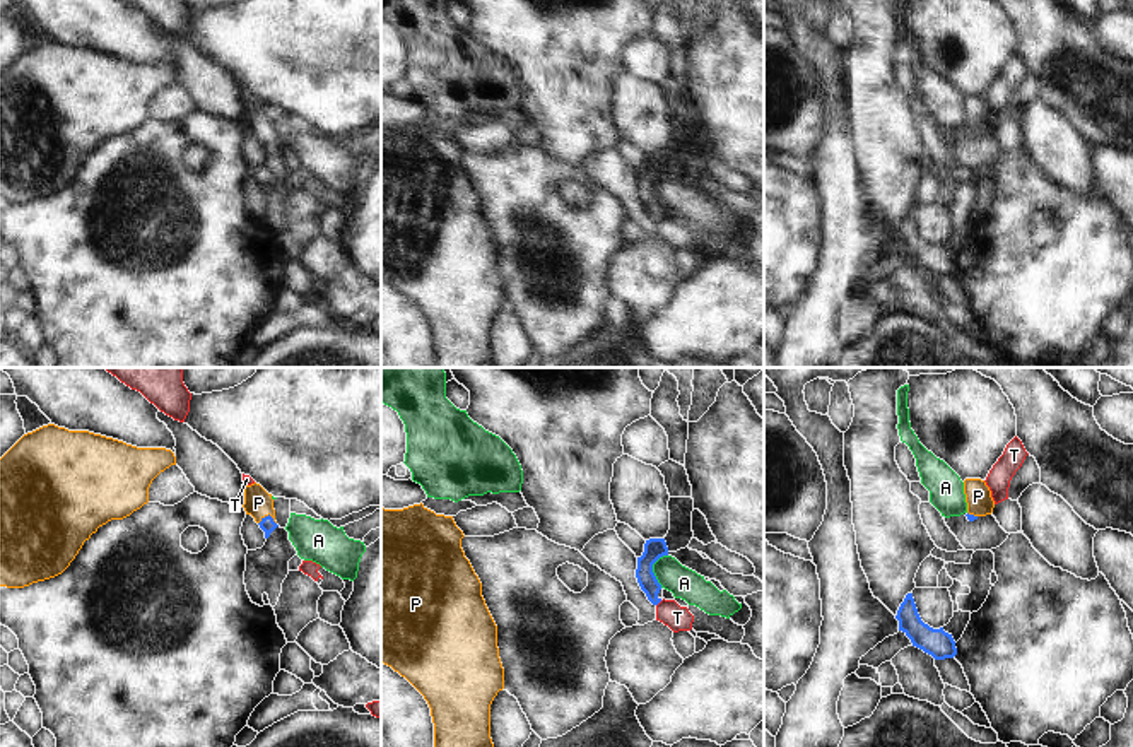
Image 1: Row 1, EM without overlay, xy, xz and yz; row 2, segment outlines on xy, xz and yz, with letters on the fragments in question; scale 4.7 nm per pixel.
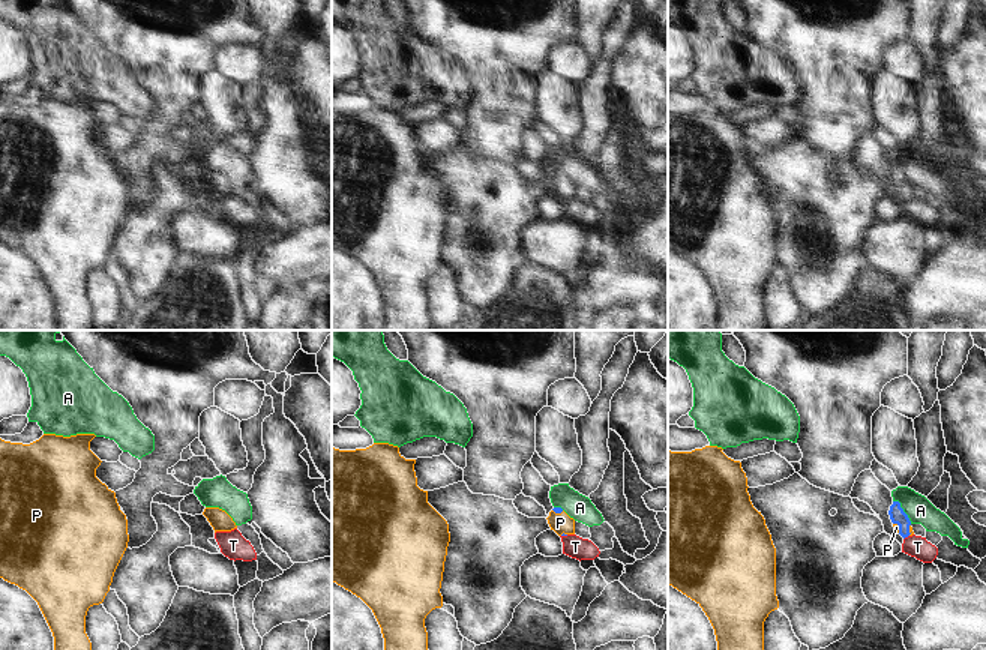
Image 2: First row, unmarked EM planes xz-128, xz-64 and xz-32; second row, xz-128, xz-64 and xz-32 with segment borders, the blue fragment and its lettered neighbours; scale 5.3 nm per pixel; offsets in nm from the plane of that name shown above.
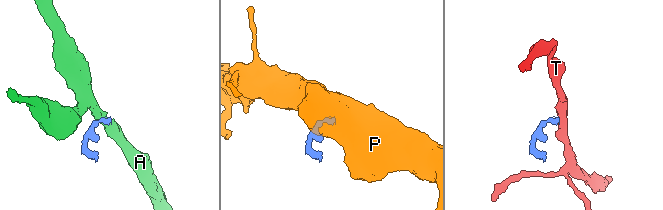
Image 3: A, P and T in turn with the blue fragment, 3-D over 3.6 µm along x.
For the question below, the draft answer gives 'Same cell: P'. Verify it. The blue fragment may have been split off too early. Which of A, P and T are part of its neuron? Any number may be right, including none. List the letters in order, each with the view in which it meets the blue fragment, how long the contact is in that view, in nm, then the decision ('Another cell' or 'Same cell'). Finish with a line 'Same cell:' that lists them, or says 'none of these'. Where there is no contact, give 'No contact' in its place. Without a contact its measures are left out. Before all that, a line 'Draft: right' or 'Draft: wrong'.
Draft: right
A: Touches blue in xz. Shared border 160 nm. Another cell
P: Touches blue in xy. Shared border 90 nm. Same cell
T: Touches blue in xz. Shared border 40 nm. Another cell
Same cell: P

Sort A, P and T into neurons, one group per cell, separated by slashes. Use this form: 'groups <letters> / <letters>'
groups A / P / T

